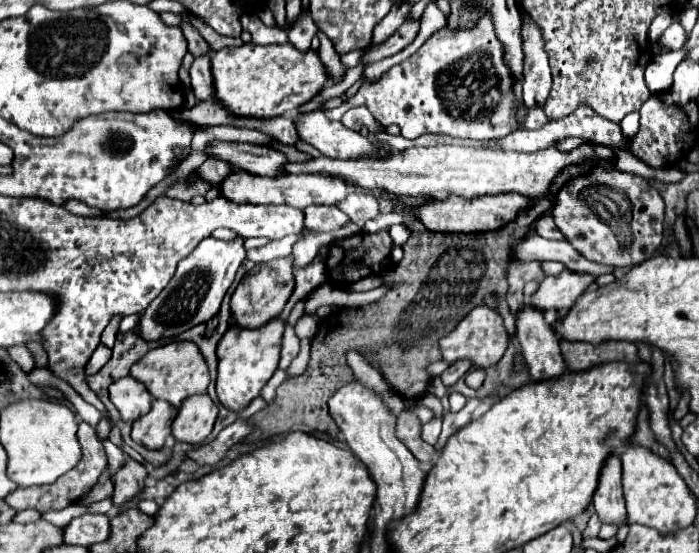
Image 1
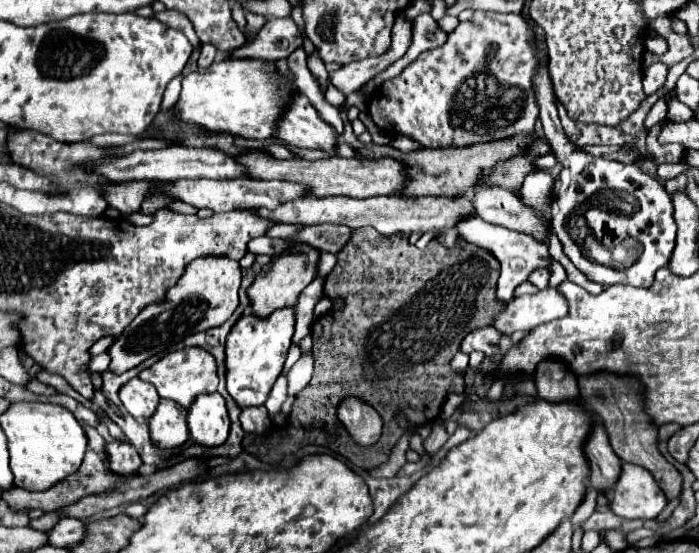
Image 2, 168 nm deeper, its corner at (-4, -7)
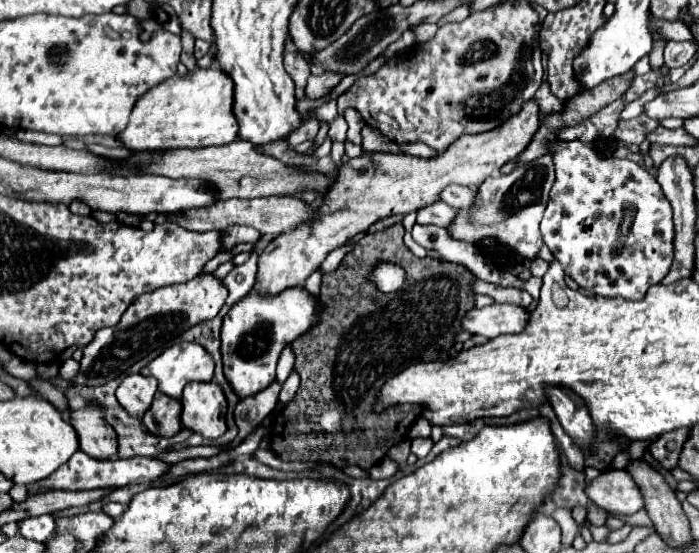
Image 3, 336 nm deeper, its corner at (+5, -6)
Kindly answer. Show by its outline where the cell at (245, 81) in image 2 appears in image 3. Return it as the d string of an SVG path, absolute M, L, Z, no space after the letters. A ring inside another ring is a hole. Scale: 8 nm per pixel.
M195 67L187 75L169 77L137 101L129 125L119 137L133 151L191 149L237 141L239 123L233 117L233 79L219 67Z

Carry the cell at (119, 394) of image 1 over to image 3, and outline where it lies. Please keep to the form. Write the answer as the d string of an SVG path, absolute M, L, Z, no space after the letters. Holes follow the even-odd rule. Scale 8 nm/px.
M139 373L127 375L117 387L117 401L129 415L141 417L151 407L155 391L157 381L153 381L153 377L143 377Z

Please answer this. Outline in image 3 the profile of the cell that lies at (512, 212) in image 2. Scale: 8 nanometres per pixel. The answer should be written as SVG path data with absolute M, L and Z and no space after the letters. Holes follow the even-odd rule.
M449 185L449 189L445 189L445 193L441 193L441 201L445 201L447 205L455 207L455 209L469 209L475 199L477 199L477 189L469 189L469 187L461 187L461 185Z

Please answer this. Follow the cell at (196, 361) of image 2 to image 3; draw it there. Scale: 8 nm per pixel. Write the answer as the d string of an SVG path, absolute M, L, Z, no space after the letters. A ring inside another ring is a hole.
M179 343L171 345L143 367L141 375L155 377L161 393L179 399L187 383L213 379L213 359L201 345Z

